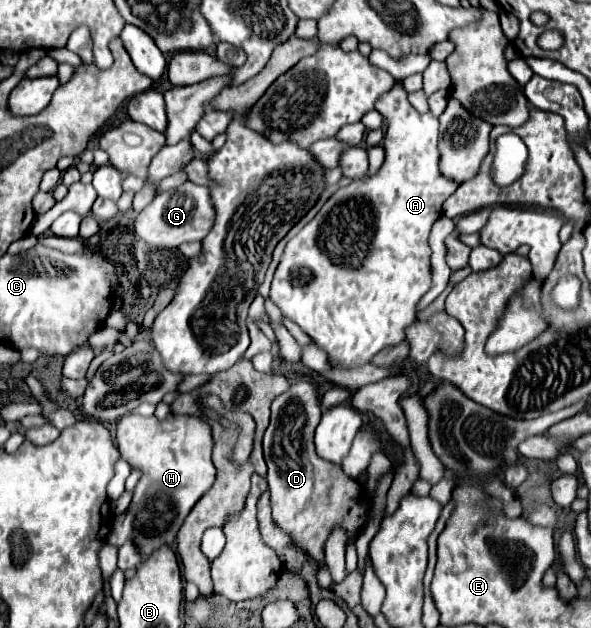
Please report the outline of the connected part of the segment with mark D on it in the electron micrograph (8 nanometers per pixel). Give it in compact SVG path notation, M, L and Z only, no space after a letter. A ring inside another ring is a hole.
M295 380L291 384L291 388L283 396L277 396L271 406L271 424L263 436L263 452L265 452L265 462L269 466L267 484L269 484L269 494L271 494L273 520L283 532L291 534L291 542L303 554L307 554L311 560L315 560L315 564L319 566L319 572L317 572L319 588L331 588L333 578L325 564L325 542L335 526L341 526L347 532L347 544L355 542L359 532L373 518L373 502L369 498L369 492L357 480L351 480L333 462L327 462L317 456L315 444L313 444L313 434L315 434L319 420L321 420L321 406L319 406L315 388L305 380Z

